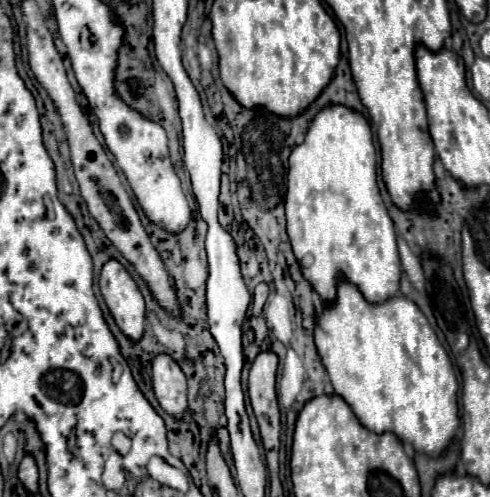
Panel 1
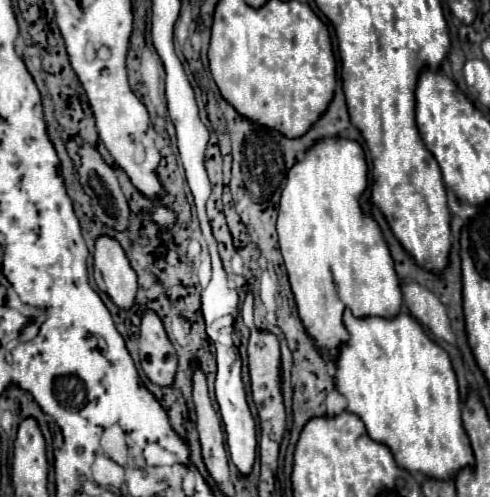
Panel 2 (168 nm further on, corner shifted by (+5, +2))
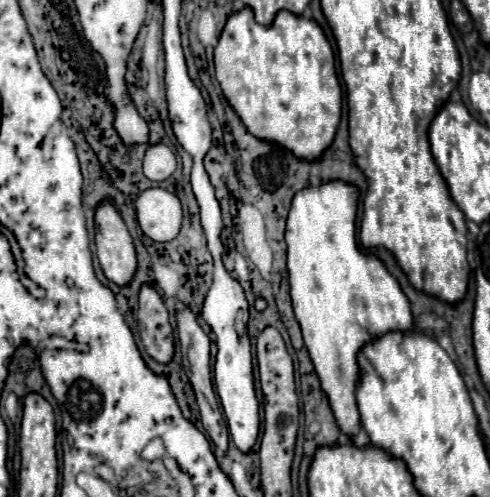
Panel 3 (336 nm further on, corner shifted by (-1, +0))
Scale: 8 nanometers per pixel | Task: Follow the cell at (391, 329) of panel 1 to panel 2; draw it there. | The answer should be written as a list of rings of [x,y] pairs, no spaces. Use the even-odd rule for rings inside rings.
[[[346,309],[344,325],[350,333],[350,341],[342,345],[340,357],[336,361],[336,389],[348,399],[348,411],[362,419],[368,435],[374,441],[388,445],[402,469],[418,471],[430,479],[448,481],[454,479],[456,471],[464,467],[474,469],[474,453],[462,427],[460,393],[448,353],[440,345],[436,345],[424,333],[420,323],[406,311],[400,311],[394,319],[356,319],[350,309]]]

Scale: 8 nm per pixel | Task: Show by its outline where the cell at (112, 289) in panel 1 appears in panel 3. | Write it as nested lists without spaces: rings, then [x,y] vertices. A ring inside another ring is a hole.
[[[102,203],[96,211],[96,257],[108,281],[128,287],[136,273],[136,251],[132,237],[112,203]]]

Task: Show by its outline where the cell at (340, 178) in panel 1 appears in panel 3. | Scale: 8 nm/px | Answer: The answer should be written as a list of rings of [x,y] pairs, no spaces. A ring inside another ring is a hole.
[[[342,179],[326,181],[320,185],[308,185],[300,189],[294,199],[286,221],[286,245],[288,245],[288,277],[290,277],[290,297],[296,319],[302,327],[304,343],[308,347],[310,359],[316,367],[320,383],[330,399],[336,423],[340,429],[352,437],[360,429],[360,417],[356,409],[356,381],[358,365],[356,353],[370,339],[384,335],[392,329],[408,331],[414,327],[410,303],[400,289],[398,281],[390,275],[386,265],[372,253],[364,253],[356,243],[356,211],[358,211],[360,189]]]

